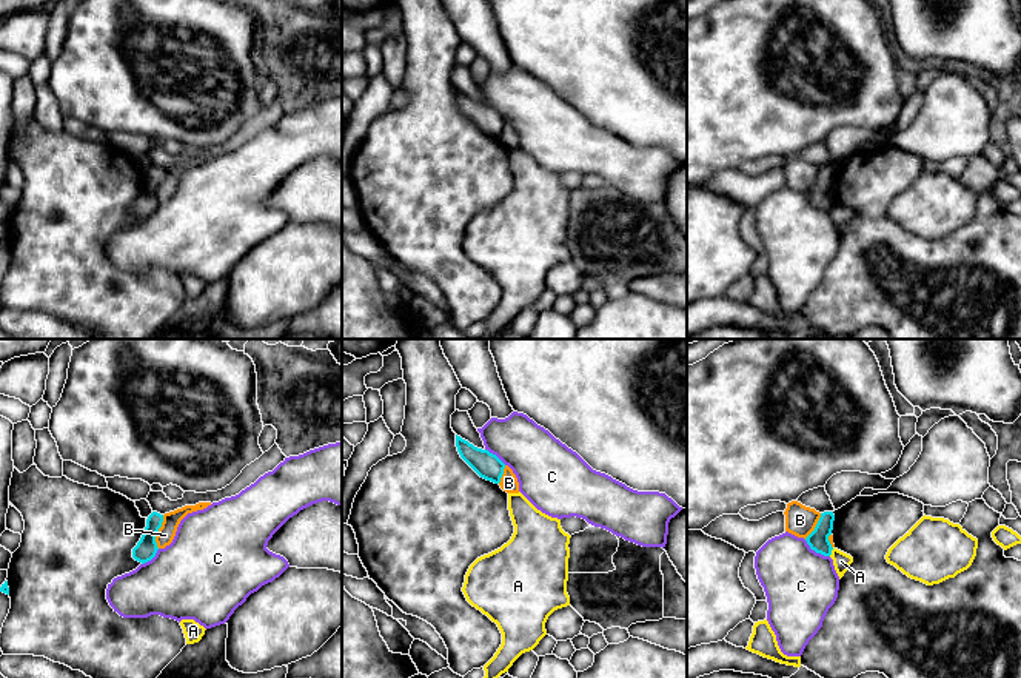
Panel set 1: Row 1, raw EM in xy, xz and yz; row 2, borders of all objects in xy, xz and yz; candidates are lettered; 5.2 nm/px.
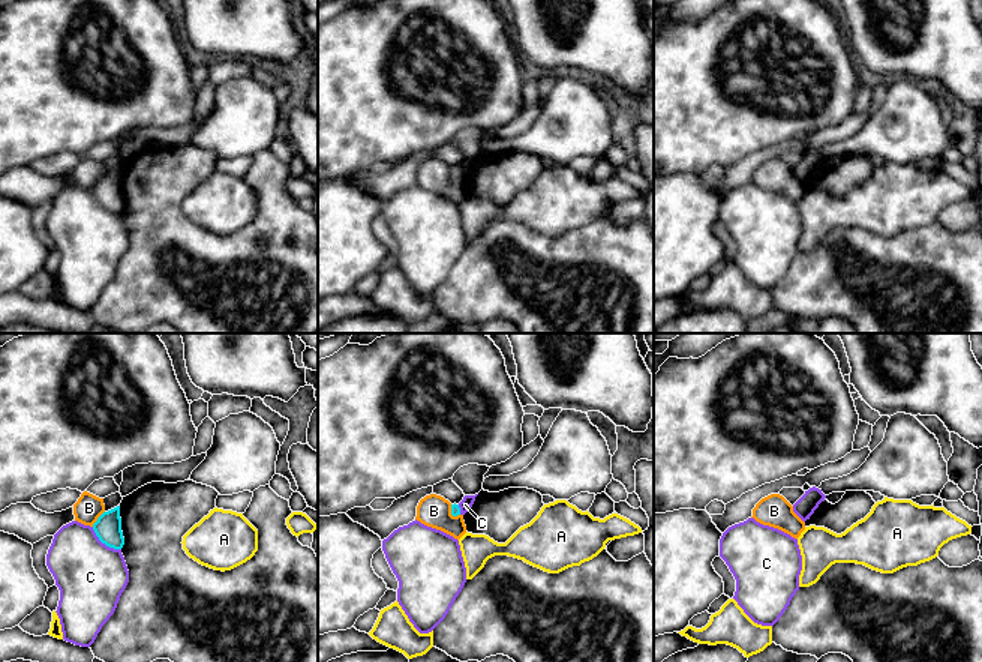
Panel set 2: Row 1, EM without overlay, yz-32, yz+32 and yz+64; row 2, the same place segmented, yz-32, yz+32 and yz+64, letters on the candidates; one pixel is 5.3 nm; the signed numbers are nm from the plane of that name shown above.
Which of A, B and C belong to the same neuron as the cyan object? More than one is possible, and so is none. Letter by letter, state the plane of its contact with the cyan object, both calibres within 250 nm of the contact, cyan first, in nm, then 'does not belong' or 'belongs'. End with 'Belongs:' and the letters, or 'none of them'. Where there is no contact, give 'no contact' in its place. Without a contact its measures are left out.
A: yz | 110/90 nm | does not belong
B: xy | 110/90 nm | does not belong
C: yz | 110/380 nm | does not belong
Belongs: none of them

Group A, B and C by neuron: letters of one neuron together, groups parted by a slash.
A / B / C

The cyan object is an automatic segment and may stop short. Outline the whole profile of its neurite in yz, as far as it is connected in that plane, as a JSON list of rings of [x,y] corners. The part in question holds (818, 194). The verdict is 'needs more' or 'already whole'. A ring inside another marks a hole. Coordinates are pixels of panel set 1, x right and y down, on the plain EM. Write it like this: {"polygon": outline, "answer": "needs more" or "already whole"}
{"polygon": [[[833,166],[821,168],[821,173],[815,185],[805,193],[810,203],[824,211],[830,211],[833,205],[829,196],[829,191],[832,190],[833,185],[833,176],[835,176]]], "answer": "already whole"}

